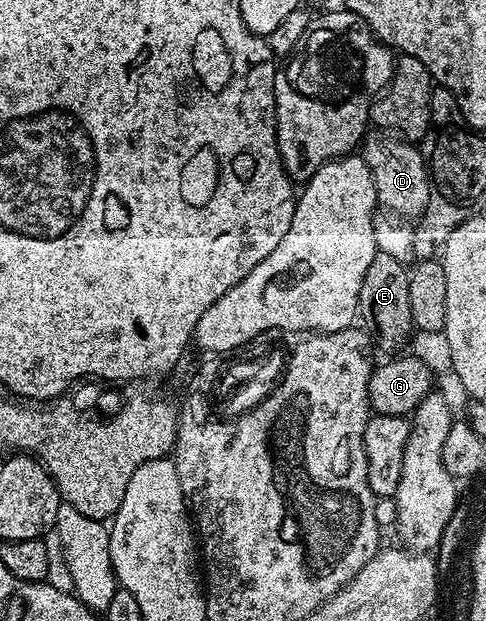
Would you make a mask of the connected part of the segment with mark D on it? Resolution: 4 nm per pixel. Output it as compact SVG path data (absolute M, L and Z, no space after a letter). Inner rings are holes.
M375 131L362 142L361 156L369 167L378 204L403 219L418 218L433 196L433 182L422 152L414 144L387 131Z

